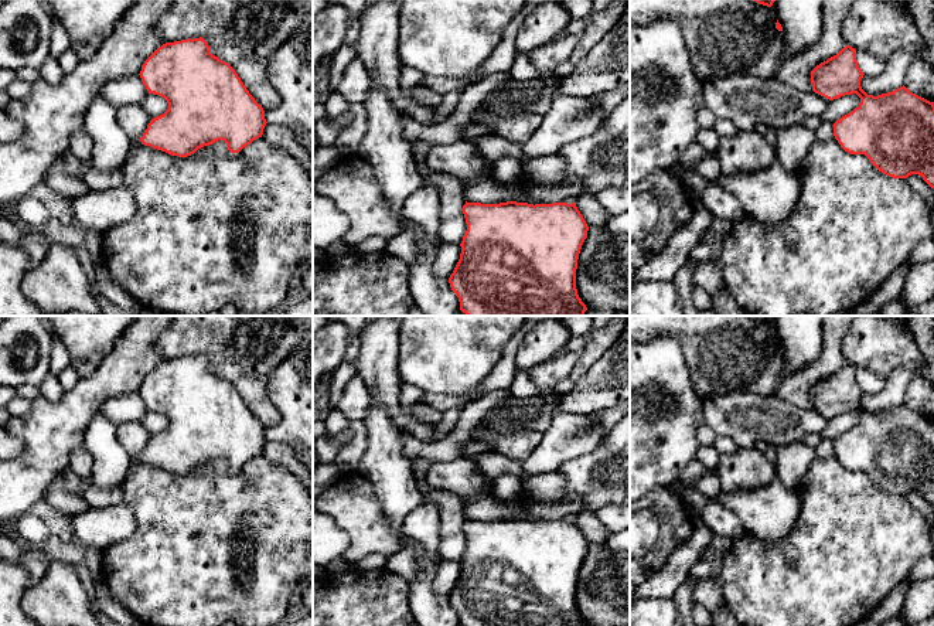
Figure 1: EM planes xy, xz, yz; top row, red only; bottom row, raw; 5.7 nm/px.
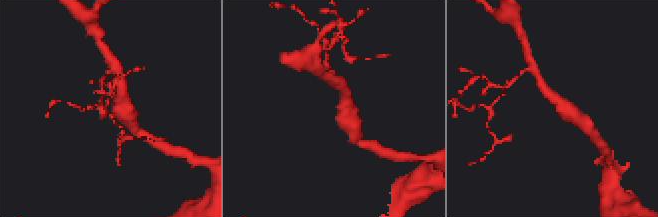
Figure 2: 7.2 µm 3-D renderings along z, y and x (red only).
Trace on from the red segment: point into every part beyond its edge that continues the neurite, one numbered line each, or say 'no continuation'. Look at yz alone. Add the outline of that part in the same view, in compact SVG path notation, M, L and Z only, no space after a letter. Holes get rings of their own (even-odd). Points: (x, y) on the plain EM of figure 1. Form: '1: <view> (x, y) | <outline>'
no continuation

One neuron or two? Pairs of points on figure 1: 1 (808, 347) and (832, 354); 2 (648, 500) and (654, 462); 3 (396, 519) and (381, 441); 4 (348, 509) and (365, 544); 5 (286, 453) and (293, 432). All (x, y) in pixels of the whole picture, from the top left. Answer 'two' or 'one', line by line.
1: two
2: two
3: one
4: one
5: two

